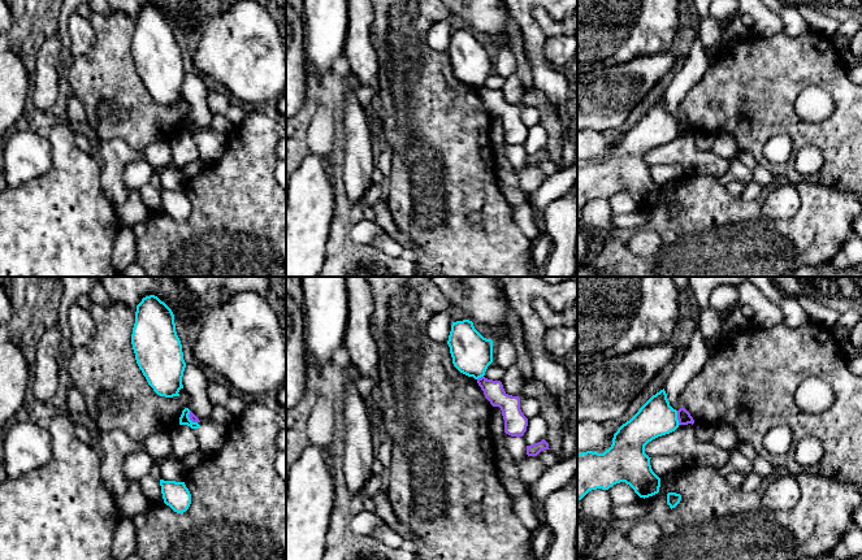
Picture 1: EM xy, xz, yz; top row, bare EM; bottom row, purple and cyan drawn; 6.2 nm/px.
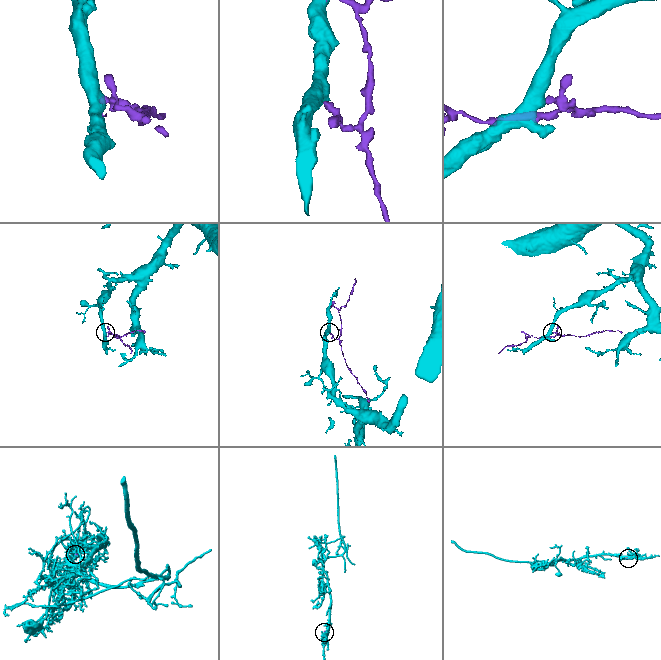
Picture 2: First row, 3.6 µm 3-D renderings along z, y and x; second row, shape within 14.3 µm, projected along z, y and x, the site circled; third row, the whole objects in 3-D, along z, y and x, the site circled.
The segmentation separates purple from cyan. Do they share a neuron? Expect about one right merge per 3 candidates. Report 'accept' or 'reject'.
reject

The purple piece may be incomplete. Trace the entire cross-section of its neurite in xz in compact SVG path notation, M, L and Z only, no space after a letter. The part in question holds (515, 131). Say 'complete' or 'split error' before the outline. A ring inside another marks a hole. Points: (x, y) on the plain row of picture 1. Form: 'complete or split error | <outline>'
complete | M481 86L477 92L490 113L501 117L504 129L504 142L511 146L523 146L527 140L528 127L520 118L520 107L508 104L501 90Z

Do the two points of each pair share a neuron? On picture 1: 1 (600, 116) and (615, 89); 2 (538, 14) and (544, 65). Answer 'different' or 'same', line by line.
1: same
2: different

